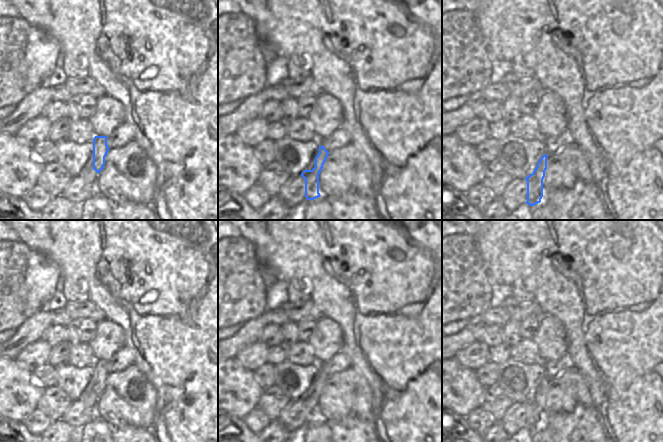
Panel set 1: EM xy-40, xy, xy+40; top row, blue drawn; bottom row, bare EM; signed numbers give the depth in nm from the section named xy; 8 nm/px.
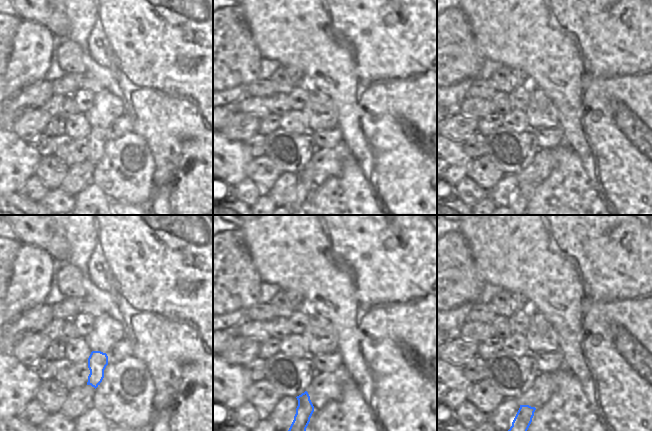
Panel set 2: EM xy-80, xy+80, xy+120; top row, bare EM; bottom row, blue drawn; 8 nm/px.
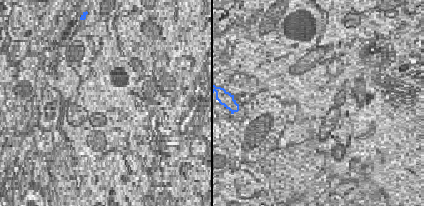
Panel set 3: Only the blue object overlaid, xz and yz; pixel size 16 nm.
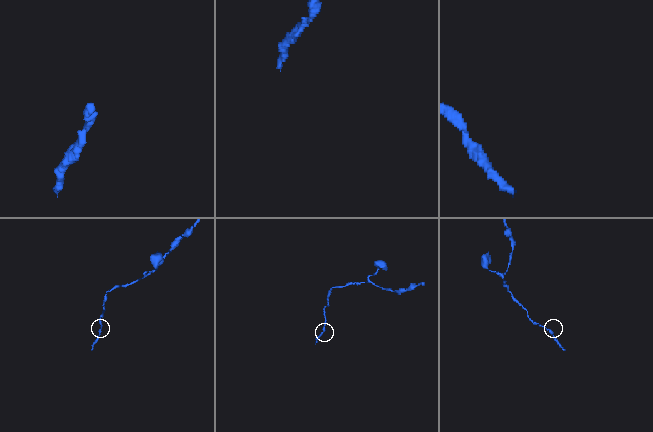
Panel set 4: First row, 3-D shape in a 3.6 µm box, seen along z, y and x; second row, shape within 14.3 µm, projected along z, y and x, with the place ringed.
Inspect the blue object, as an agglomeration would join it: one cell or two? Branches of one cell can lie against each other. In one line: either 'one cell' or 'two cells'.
one cell

